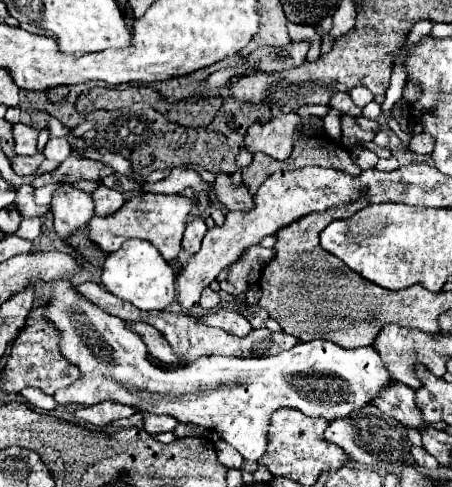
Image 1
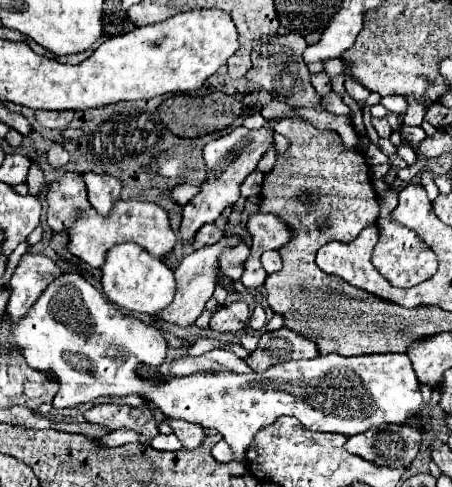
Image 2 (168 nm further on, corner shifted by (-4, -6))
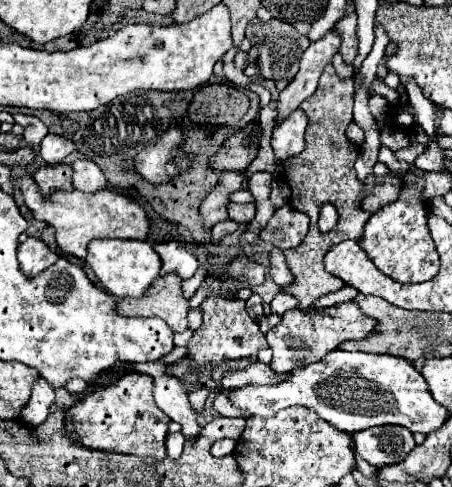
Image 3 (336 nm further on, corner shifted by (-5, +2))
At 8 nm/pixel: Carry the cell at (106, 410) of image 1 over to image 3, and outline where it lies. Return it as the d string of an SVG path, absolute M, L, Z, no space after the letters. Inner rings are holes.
M127 374L121 380L99 386L71 406L65 414L67 432L71 438L81 440L87 448L97 448L105 452L121 452L135 456L155 456L157 460L165 458L165 436L169 416L157 408L153 400L153 380L147 374Z

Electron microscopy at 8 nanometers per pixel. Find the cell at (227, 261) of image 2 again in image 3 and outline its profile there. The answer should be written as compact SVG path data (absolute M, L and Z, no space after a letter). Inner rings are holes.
M232 220L220 222L213 228L213 244L217 244L224 236L233 233L237 228L238 224Z

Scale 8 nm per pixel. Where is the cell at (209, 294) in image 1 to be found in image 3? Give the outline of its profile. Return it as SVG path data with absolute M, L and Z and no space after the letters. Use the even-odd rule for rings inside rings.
M209 296L201 304L203 308L203 324L189 340L189 358L195 366L219 364L221 360L229 358L247 358L257 356L259 348L265 348L265 334L259 330L259 324L253 322L245 310L243 300L227 300L221 296Z

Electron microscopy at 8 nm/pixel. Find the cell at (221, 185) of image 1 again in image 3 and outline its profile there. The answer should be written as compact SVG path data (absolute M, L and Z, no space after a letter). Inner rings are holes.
M289 204L275 210L259 238L277 248L295 248L309 230L309 216L291 208Z

